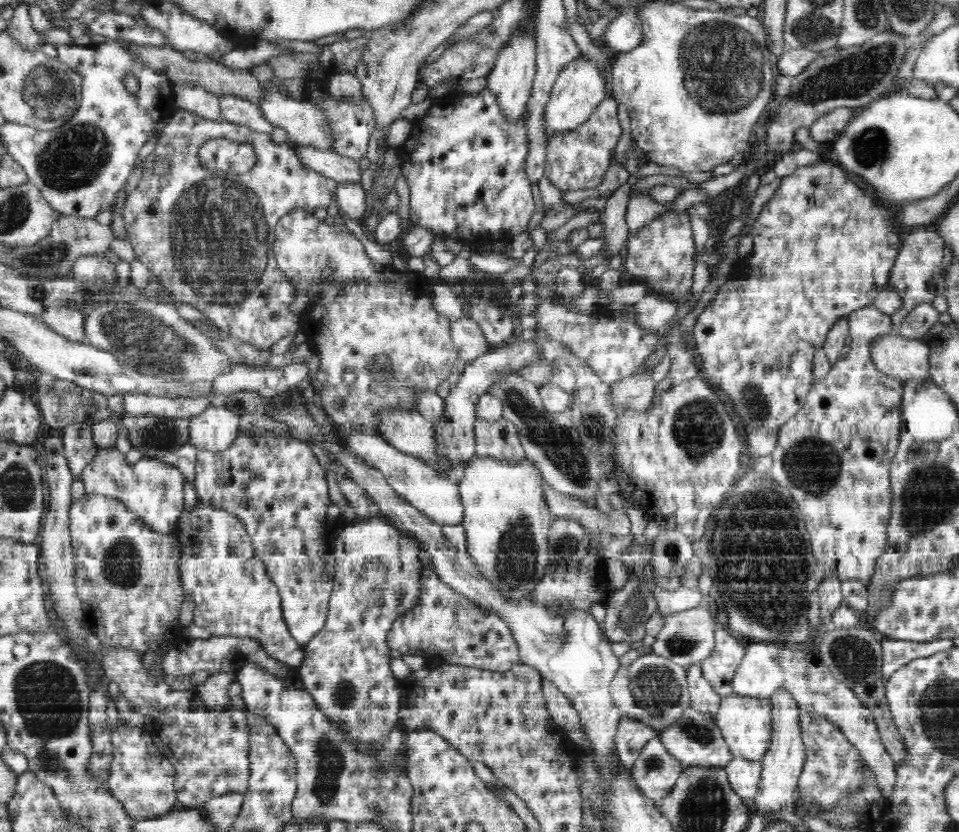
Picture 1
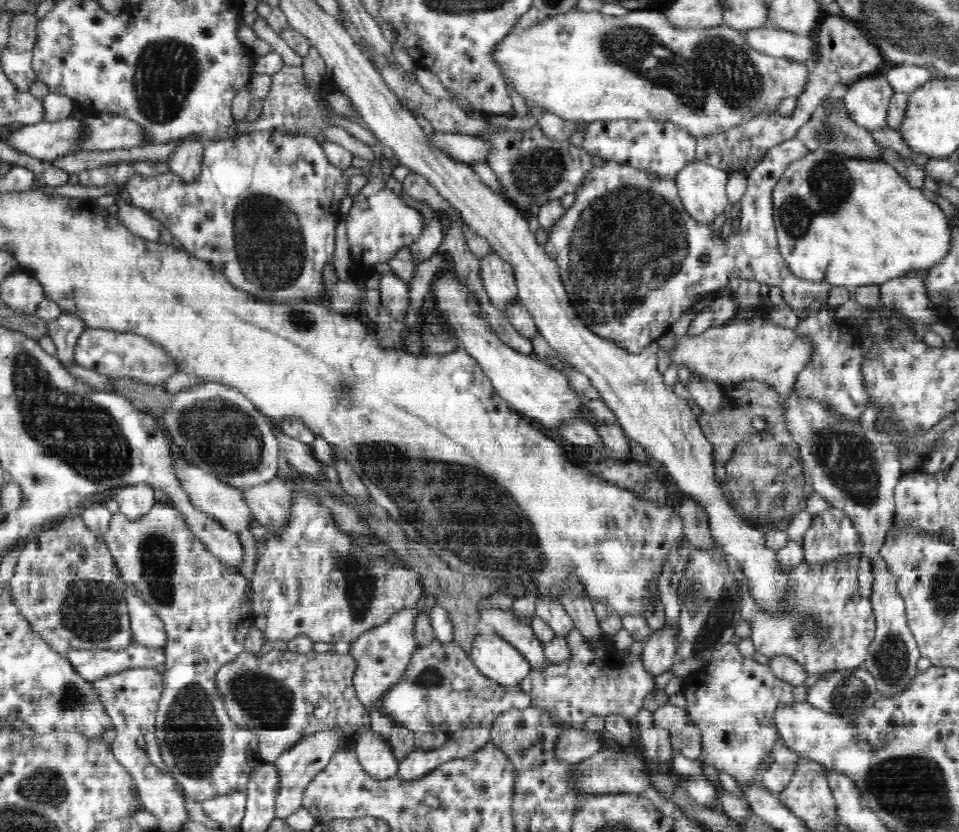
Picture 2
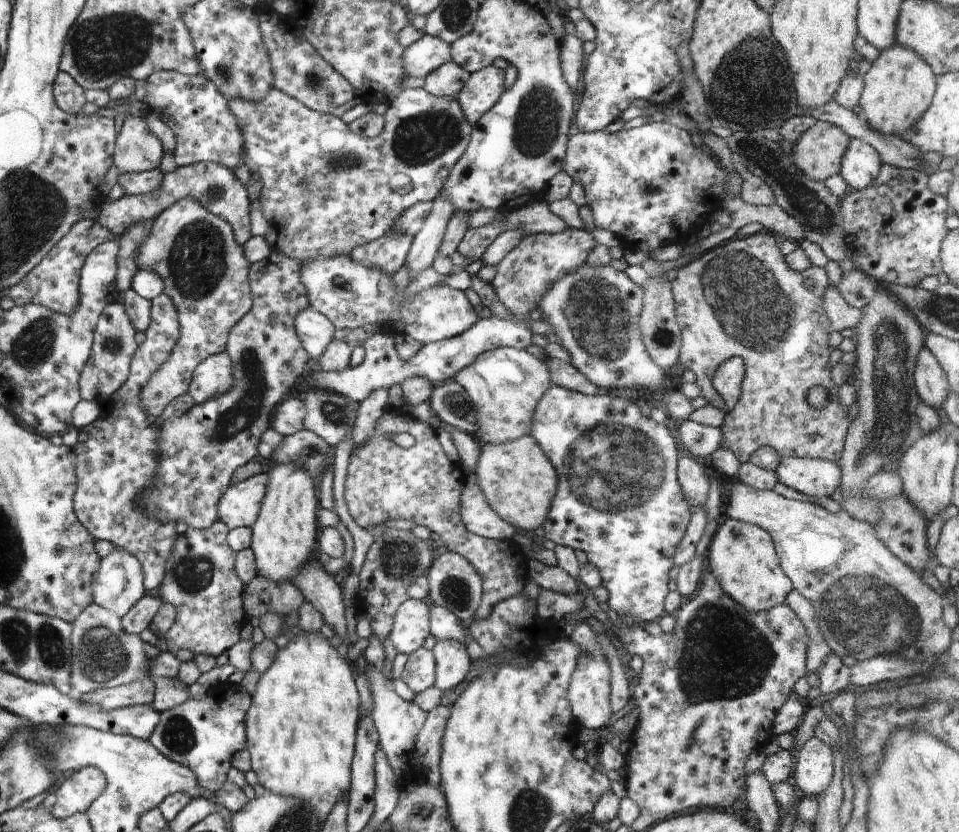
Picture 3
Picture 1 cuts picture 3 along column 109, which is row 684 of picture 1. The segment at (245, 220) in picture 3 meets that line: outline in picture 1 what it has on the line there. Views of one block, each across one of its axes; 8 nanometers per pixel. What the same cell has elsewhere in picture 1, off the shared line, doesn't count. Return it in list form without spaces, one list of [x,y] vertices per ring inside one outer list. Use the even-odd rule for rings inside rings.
[[[217,672],[211,673],[210,678],[198,686],[198,691],[200,691],[200,699],[202,699],[202,704],[209,708],[211,711],[221,711],[222,708],[230,708],[231,700],[229,699],[229,694],[227,690],[229,686],[237,680],[237,673],[232,672]]]

